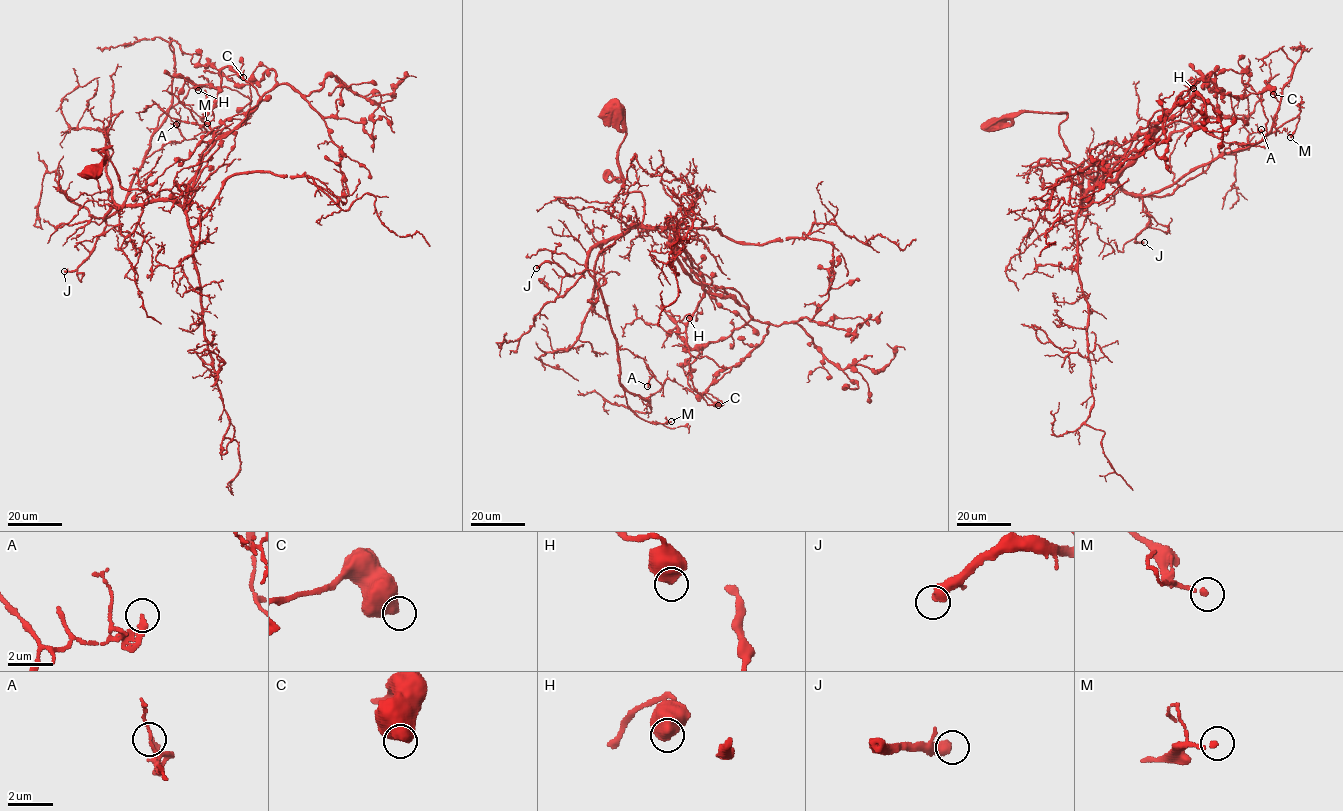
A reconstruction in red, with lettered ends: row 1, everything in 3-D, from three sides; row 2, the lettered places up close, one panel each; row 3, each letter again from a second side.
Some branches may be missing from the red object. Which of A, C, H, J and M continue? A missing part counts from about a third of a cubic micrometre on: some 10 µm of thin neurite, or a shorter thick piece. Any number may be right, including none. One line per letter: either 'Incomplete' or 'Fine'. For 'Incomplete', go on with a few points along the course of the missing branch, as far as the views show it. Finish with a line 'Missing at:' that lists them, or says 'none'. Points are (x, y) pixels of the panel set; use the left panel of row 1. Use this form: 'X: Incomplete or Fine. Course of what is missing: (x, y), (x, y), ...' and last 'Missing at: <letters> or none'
A: Fine
C: Fine
H: Fine
J: Incomplete
M: Incomplete. Course of what is missing: (207, 123), (215, 124), (217, 119), (202, 110), (195, 91), (187, 82), (182, 60)
Missing at: J, M

